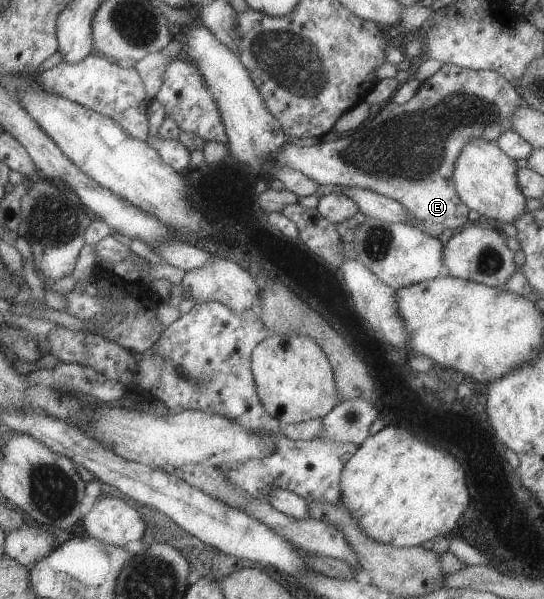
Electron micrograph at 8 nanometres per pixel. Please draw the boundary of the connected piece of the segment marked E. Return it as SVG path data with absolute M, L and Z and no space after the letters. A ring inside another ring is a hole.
M444 64L436 74L421 83L416 95L404 105L389 101L373 119L348 137L337 141L320 141L311 147L300 148L283 144L271 159L277 165L302 171L320 184L332 183L338 189L357 186L373 190L382 196L398 201L410 213L410 225L423 233L438 238L445 229L455 232L469 223L470 209L458 196L454 184L455 162L462 149L472 139L488 142L498 140L500 134L512 129L514 111L525 105L516 85L491 70L472 70L455 64Z

